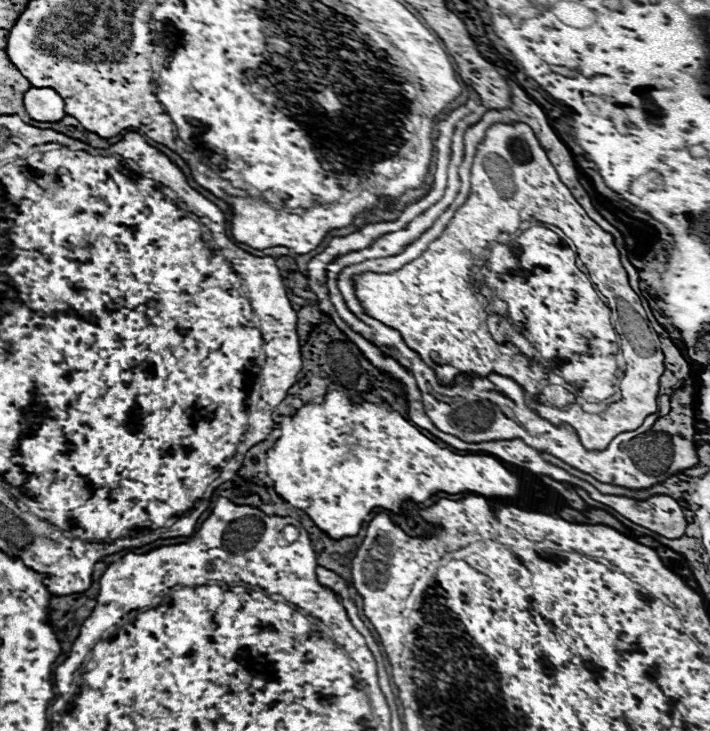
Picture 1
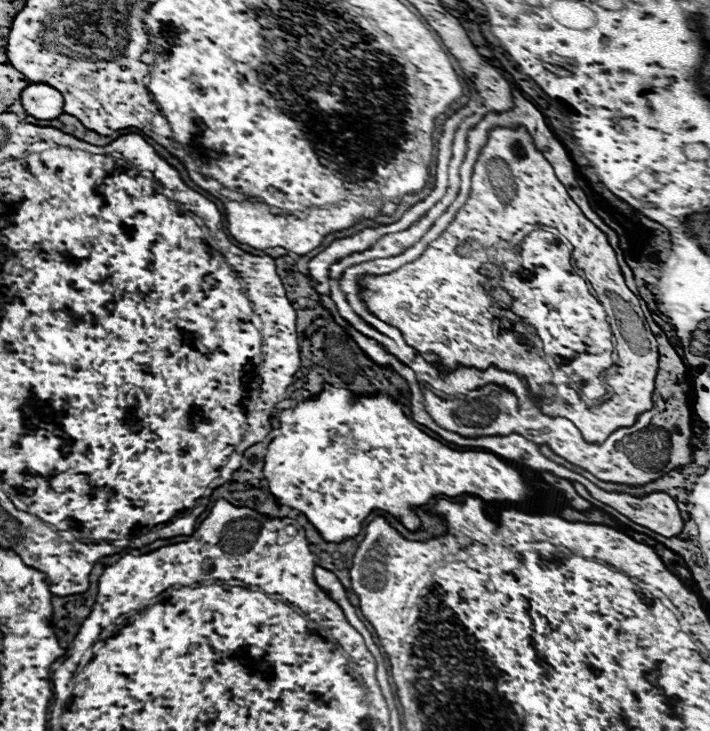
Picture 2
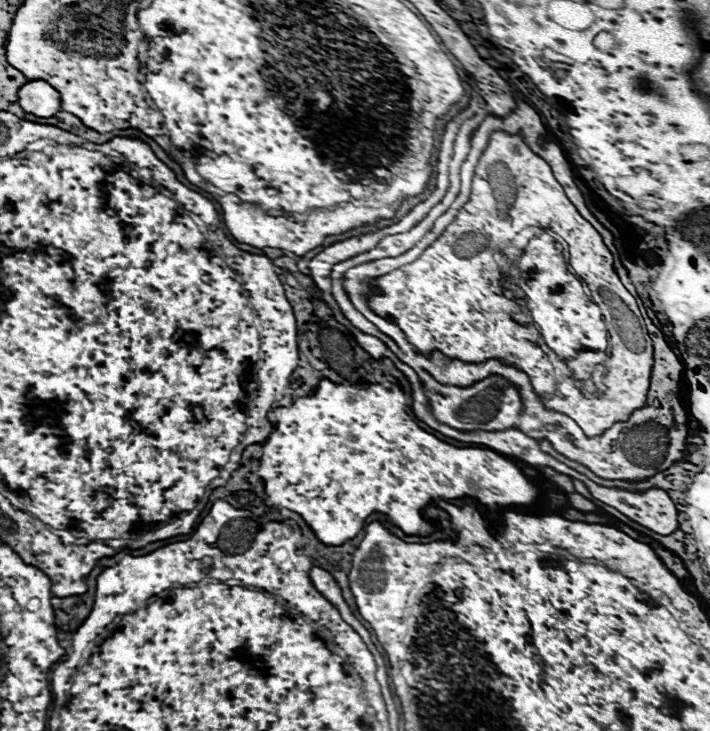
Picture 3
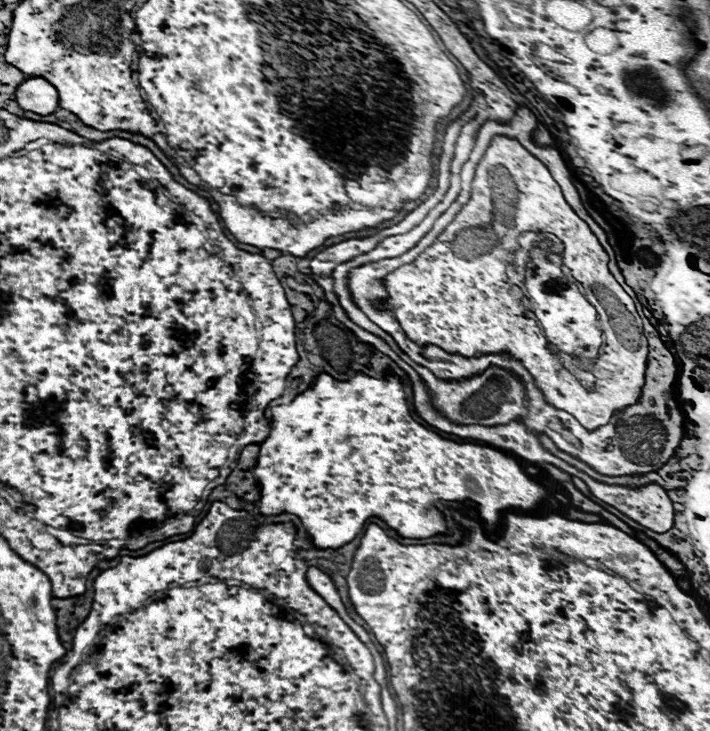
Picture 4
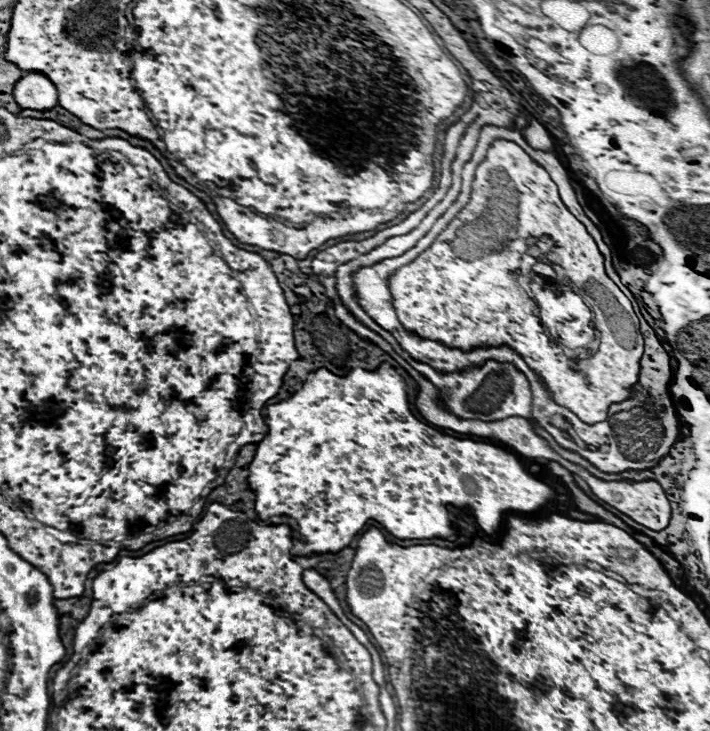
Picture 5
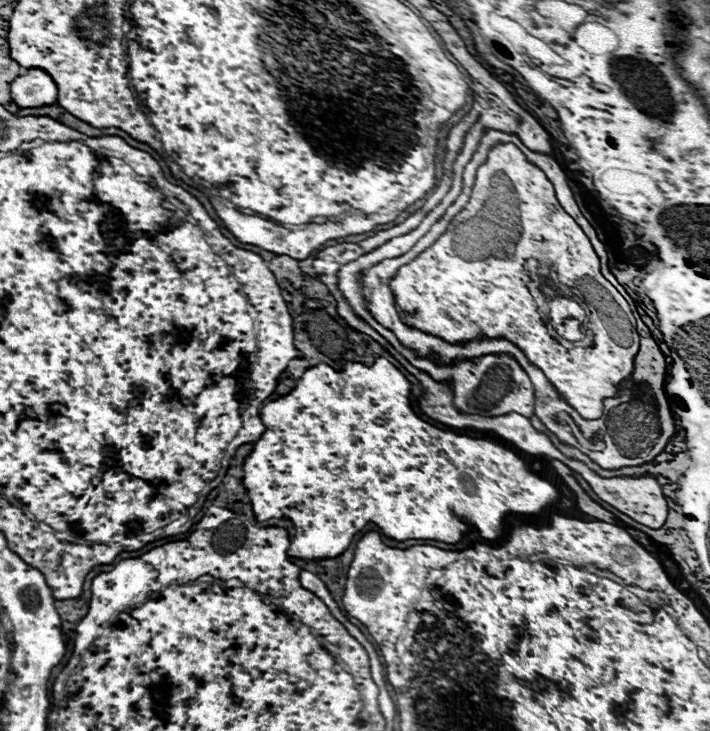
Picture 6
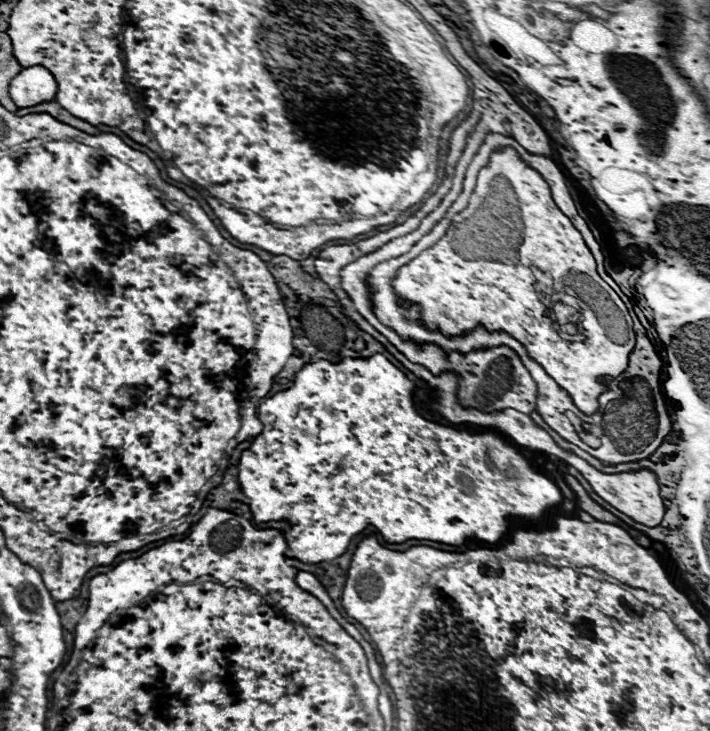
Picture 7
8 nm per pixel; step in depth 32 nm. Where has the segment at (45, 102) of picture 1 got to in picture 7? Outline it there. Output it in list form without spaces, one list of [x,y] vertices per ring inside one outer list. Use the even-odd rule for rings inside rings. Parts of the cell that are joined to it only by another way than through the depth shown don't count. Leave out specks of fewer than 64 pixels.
[[[42,66],[24,68],[10,82],[10,98],[18,108],[28,108],[44,100],[52,100],[54,94],[56,94],[56,80]]]

